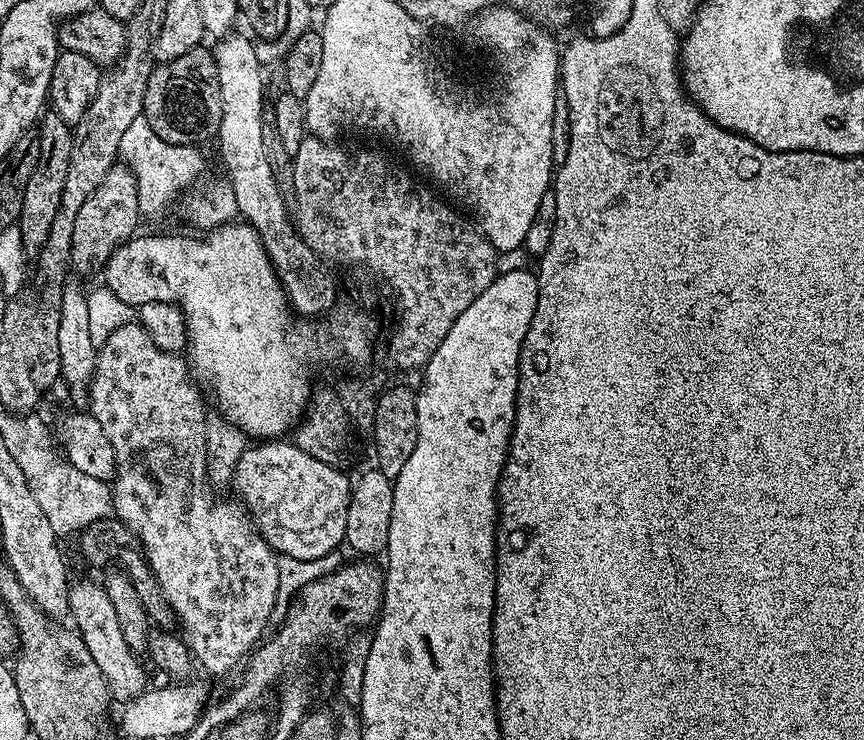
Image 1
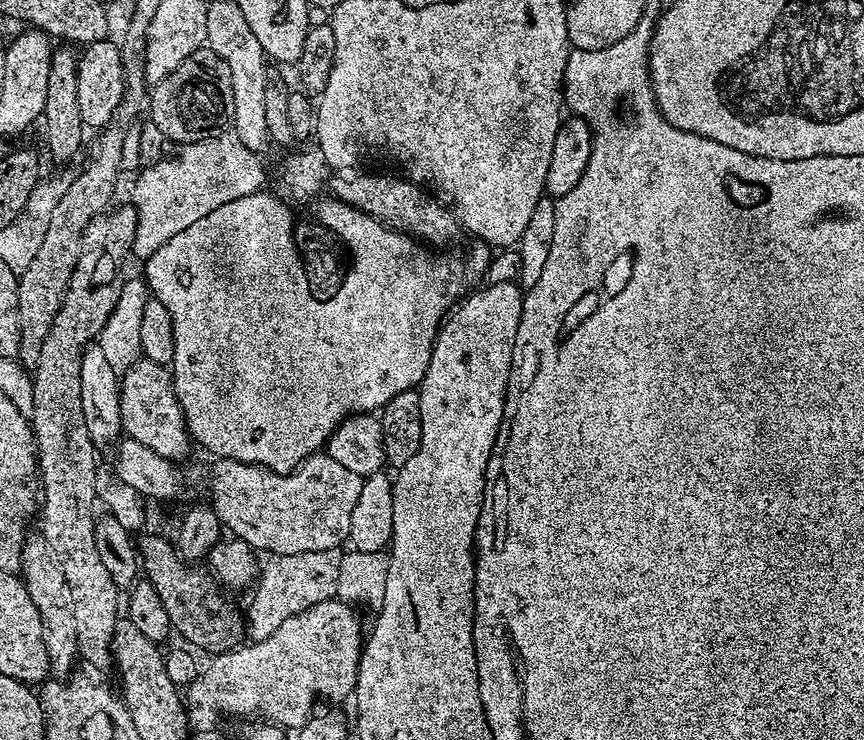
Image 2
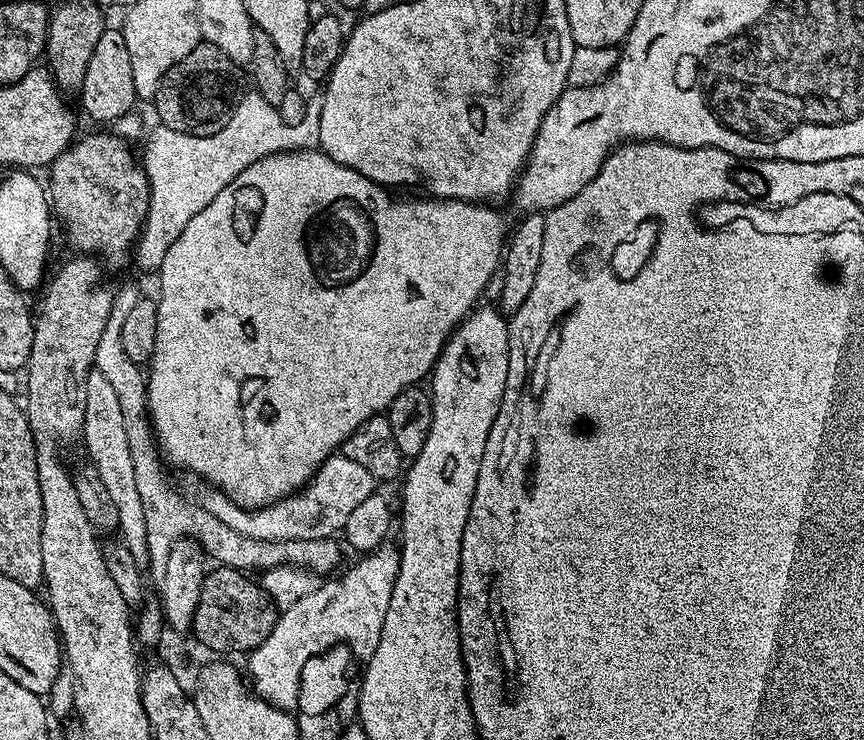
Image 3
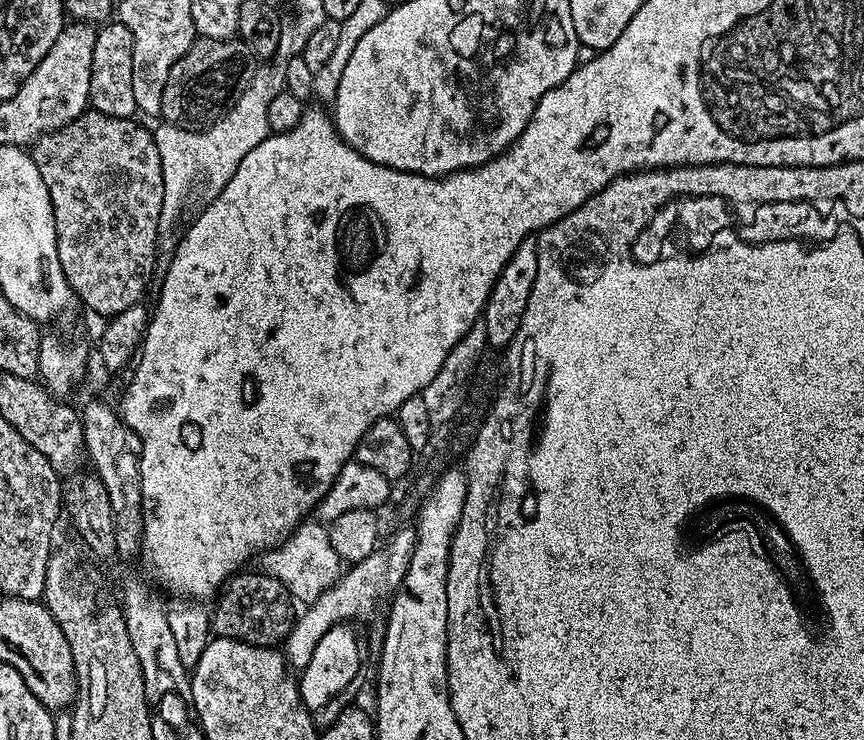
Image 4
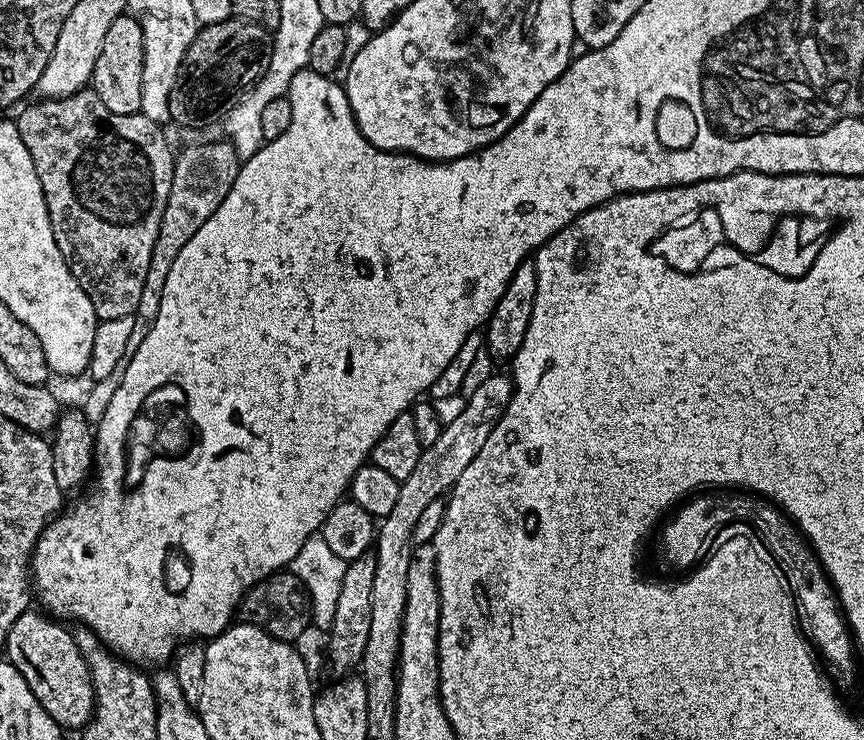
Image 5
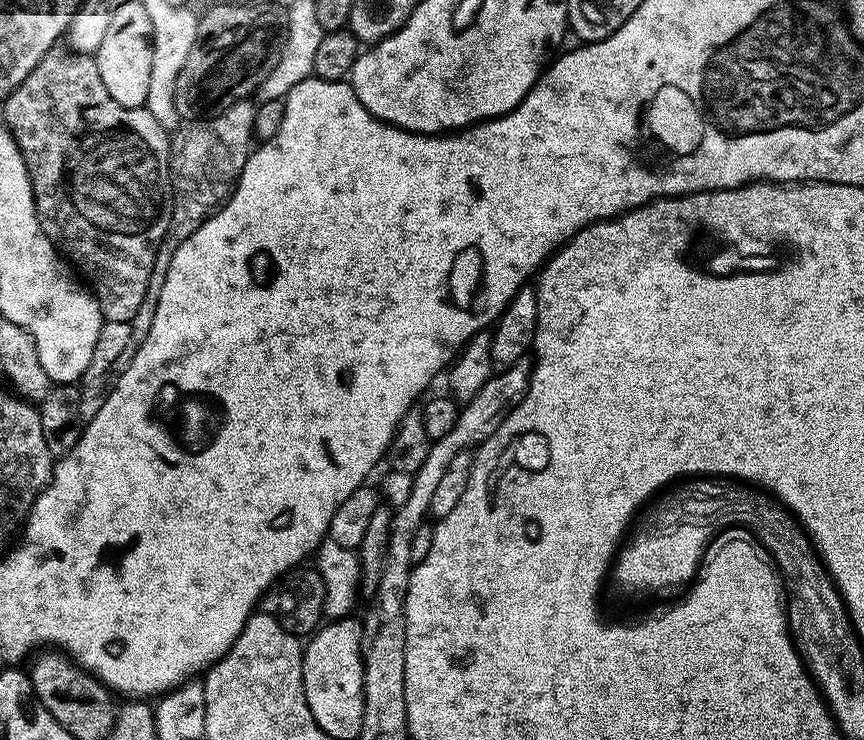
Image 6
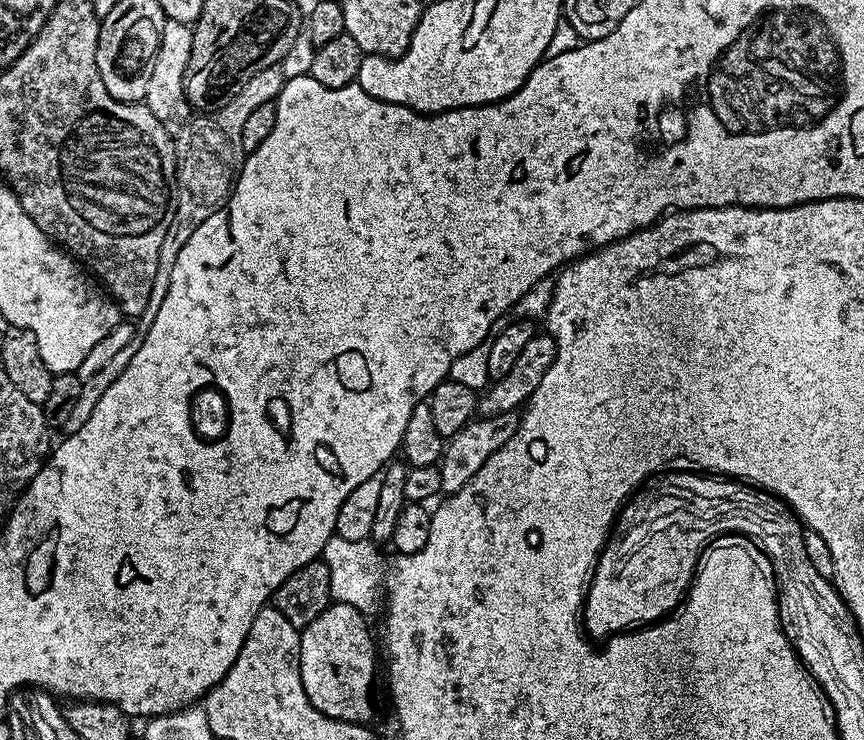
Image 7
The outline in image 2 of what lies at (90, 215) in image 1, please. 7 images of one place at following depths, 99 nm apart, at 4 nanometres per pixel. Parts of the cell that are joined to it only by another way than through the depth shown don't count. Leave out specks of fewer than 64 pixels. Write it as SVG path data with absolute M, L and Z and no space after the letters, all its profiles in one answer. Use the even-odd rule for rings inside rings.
M125 202L121 208L99 212L90 221L82 234L82 246L78 250L78 262L70 274L68 288L64 291L64 300L54 314L54 322L40 347L40 353L34 365L32 377L32 438L38 461L38 488L42 499L38 504L40 527L38 532L44 537L45 544L62 570L62 575L70 588L74 602L74 624L77 627L77 650L81 661L101 670L107 669L112 660L112 635L116 632L116 595L118 589L106 566L101 561L94 542L96 520L92 516L92 499L96 496L96 452L97 445L92 443L86 430L86 418L82 418L82 388L80 386L80 358L86 346L99 337L106 318L118 304L118 294L124 272L124 259L130 256L134 242L136 211L131 203Z

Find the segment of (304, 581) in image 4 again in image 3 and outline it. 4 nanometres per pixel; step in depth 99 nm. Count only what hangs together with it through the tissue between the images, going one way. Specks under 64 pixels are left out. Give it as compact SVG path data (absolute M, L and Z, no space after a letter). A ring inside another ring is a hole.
M124 284L120 289L115 289L110 318L106 318L106 330L102 330L102 338L98 338L94 368L110 381L110 386L118 393L118 402L122 405L122 427L126 430L126 442L130 442L130 458L134 458L134 479L138 485L138 494L142 498L142 515L146 518L149 565L163 566L172 543L176 539L188 537L201 545L205 557L212 559L213 556L217 565L239 568L245 574L251 573L251 568L267 570L285 562L307 569L313 574L331 573L331 568L340 560L340 548L335 539L278 542L248 538L230 530L225 523L218 521L206 510L188 504L175 487L168 488L167 476L162 469L156 468L162 464L162 460L154 451L154 433L148 418L149 409L144 406L144 396L149 395L145 373L141 365L130 362L126 350L122 350L122 325L130 314L130 306L134 306L134 302L141 299L142 292L132 284Z

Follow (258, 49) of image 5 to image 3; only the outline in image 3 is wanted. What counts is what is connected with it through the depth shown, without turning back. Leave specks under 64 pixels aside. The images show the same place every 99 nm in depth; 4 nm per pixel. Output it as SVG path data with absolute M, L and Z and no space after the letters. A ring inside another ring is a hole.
M201 42L162 78L156 91L156 120L184 135L212 135L230 120L235 109L237 65L218 46Z

